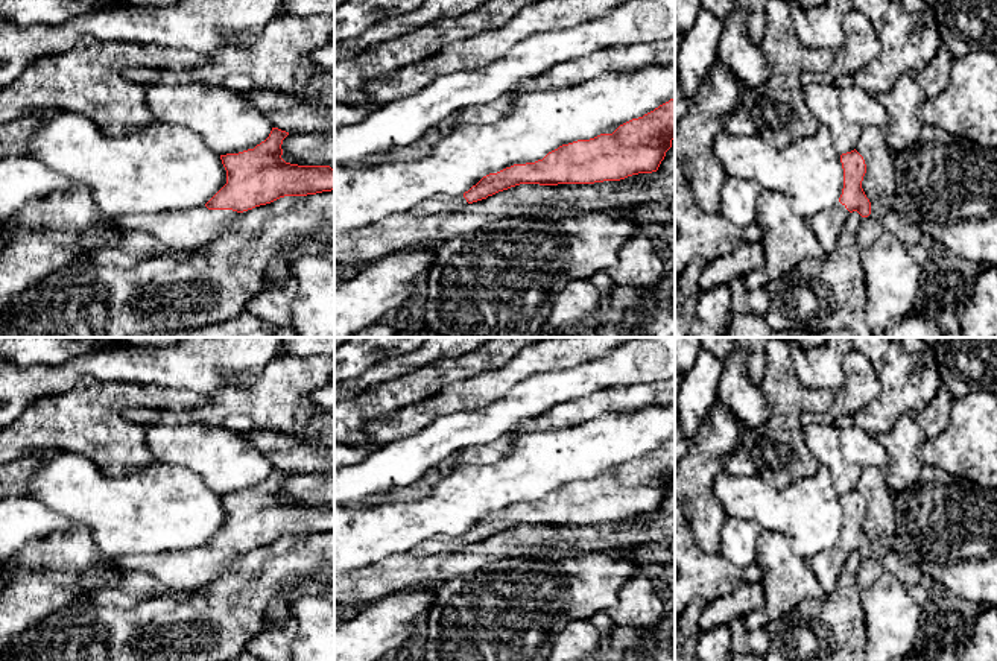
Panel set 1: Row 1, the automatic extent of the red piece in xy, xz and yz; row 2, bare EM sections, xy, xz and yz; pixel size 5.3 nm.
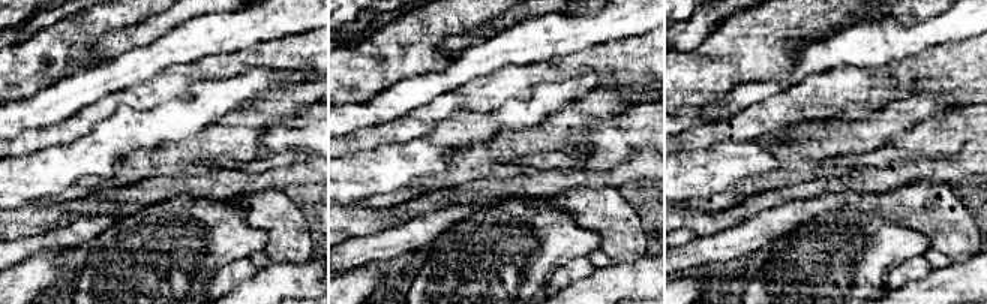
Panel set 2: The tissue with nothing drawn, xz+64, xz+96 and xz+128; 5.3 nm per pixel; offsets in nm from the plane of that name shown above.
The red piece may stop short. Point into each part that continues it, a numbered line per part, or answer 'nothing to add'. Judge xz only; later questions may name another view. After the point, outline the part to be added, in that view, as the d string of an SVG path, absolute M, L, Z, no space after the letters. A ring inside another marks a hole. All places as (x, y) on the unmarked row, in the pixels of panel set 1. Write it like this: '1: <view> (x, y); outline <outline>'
1: xz (436, 544); outline M444 535L433 536L424 542L419 542L413 547L412 553L416 556L438 555L442 552L457 552L465 547L468 542L464 535L457 538L448 538Z

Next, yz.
1: yz (827, 566); outline M837 542L831 549L821 552L815 558L809 559L816 580L821 584L827 594L836 590L837 579L848 556L850 552L845 549L845 546Z

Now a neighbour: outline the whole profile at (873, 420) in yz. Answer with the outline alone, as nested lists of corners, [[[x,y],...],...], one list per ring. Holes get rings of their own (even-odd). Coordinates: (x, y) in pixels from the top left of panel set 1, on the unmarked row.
[[[921,337],[891,340],[878,371],[880,395],[853,416],[853,425],[877,436],[901,415],[921,412],[939,391],[939,365]]]

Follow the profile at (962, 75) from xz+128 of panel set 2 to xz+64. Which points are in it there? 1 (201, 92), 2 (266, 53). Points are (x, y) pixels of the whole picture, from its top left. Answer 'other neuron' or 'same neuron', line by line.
1: other neuron
2: same neuron

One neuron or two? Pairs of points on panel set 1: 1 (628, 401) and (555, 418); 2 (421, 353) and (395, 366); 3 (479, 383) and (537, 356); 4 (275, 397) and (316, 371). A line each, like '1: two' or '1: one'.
1: one
2: one
3: one
4: one

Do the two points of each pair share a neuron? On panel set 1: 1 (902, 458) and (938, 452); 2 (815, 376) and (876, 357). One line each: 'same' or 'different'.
1: different
2: different

